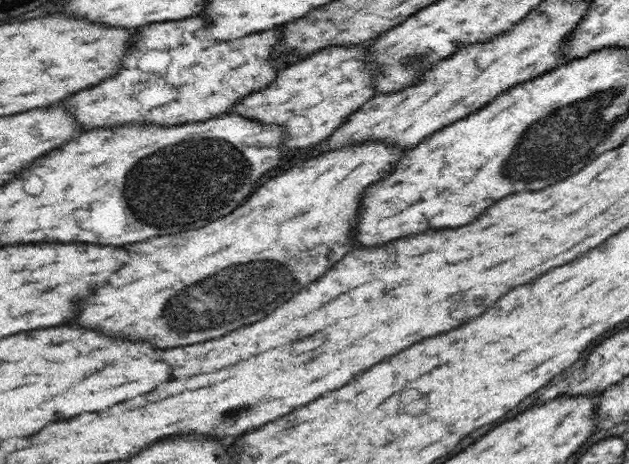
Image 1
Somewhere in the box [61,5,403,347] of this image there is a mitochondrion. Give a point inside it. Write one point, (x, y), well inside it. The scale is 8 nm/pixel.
(185, 183)

